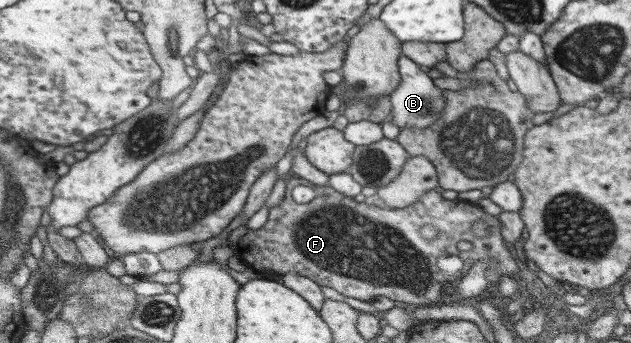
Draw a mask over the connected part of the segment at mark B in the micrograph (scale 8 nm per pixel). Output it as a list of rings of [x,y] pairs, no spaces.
[[[401,54],[399,58],[400,82],[390,95],[391,122],[401,129],[422,129],[435,122],[444,108],[443,92],[431,86],[431,80],[419,70],[419,65]]]

